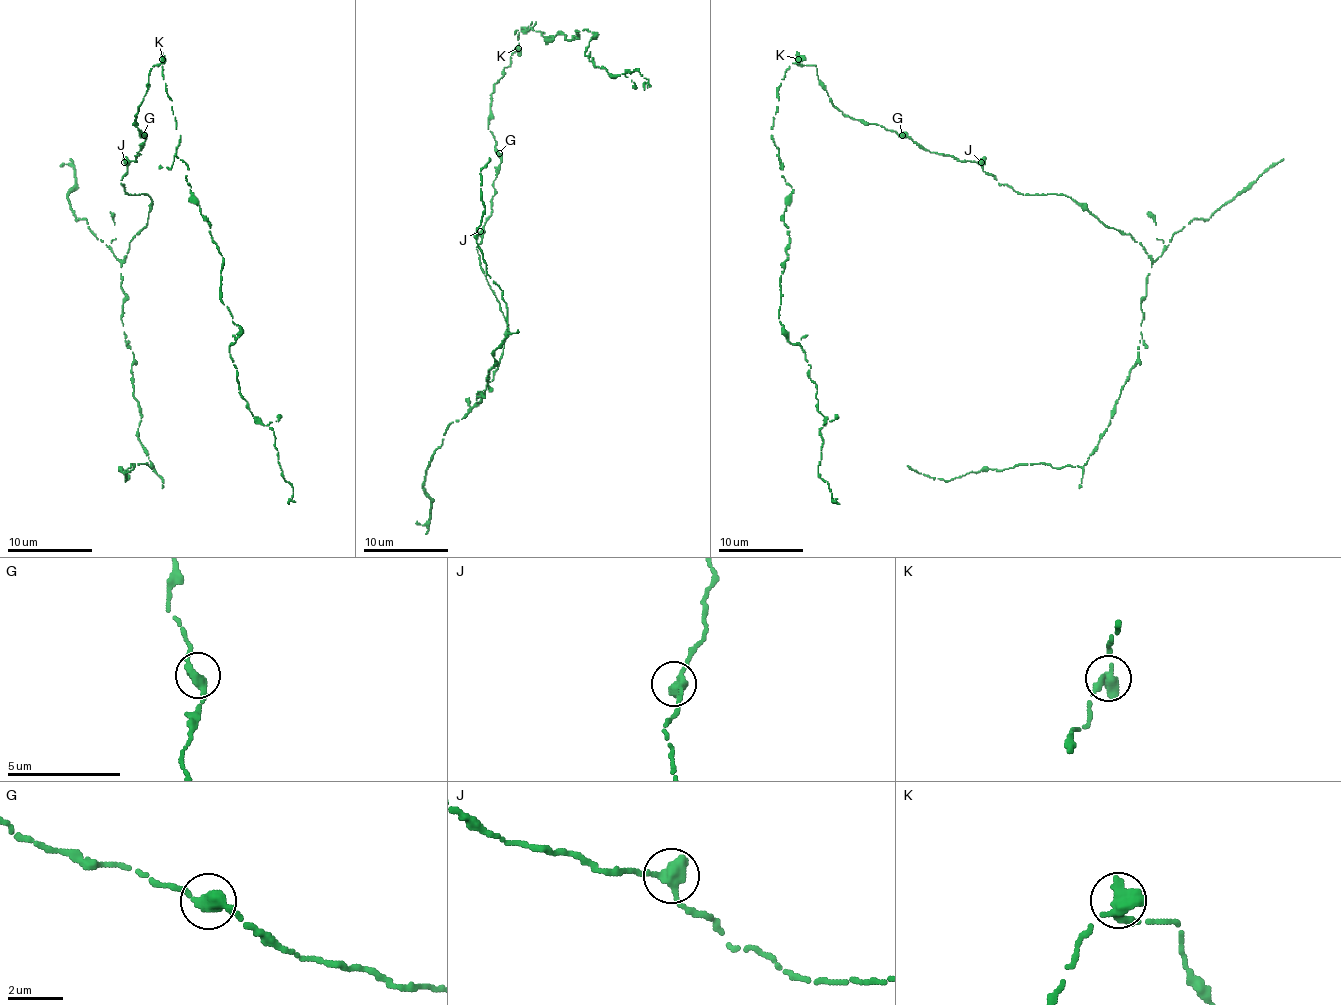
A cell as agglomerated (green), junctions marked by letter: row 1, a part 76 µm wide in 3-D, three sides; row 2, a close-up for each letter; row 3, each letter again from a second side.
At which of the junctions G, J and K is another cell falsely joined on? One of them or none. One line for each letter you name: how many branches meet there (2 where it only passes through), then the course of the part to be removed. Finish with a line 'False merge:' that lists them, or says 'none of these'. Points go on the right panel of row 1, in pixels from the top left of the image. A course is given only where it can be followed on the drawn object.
K: Branches: 2. Course of the part to remove: (798, 58), (781, 79), (770, 128), (792, 188), (779, 322), (811, 366), (824, 417), (817, 470), (838, 504)
False merge: K

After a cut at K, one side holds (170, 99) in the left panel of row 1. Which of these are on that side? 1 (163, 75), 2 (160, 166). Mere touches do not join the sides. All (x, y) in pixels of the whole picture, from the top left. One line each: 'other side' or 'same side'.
1: same side
2: same side

